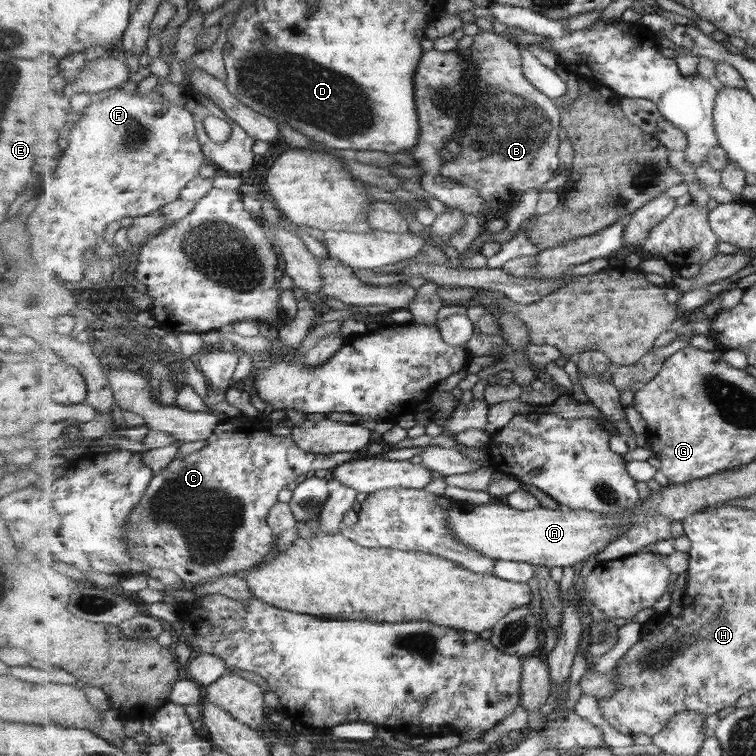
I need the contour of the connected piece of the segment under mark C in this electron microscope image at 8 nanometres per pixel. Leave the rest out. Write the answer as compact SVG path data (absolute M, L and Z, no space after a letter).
M243 414L240 417L233 419L223 418L217 425L216 432L213 432L208 438L205 447L188 456L177 456L167 468L161 470L154 476L144 498L139 502L139 505L131 511L131 515L126 521L124 538L133 542L131 556L133 556L134 560L140 561L143 565L148 565L149 567L171 570L177 574L181 580L190 582L193 586L200 586L219 576L241 575L245 571L253 570L255 567L261 567L264 563L263 558L273 550L273 542L278 542L277 535L273 534L273 528L271 528L268 523L268 518L270 516L269 512L278 505L280 502L278 497L287 489L287 486L289 486L291 482L299 482L301 479L314 474L317 470L330 471L331 468L337 469L343 464L348 464L349 462L354 462L355 460L363 458L365 458L363 452L360 451L353 453L332 453L327 455L314 454L302 450L302 447L295 443L291 436L277 436L268 432L268 429L265 428L258 418L248 417Z

